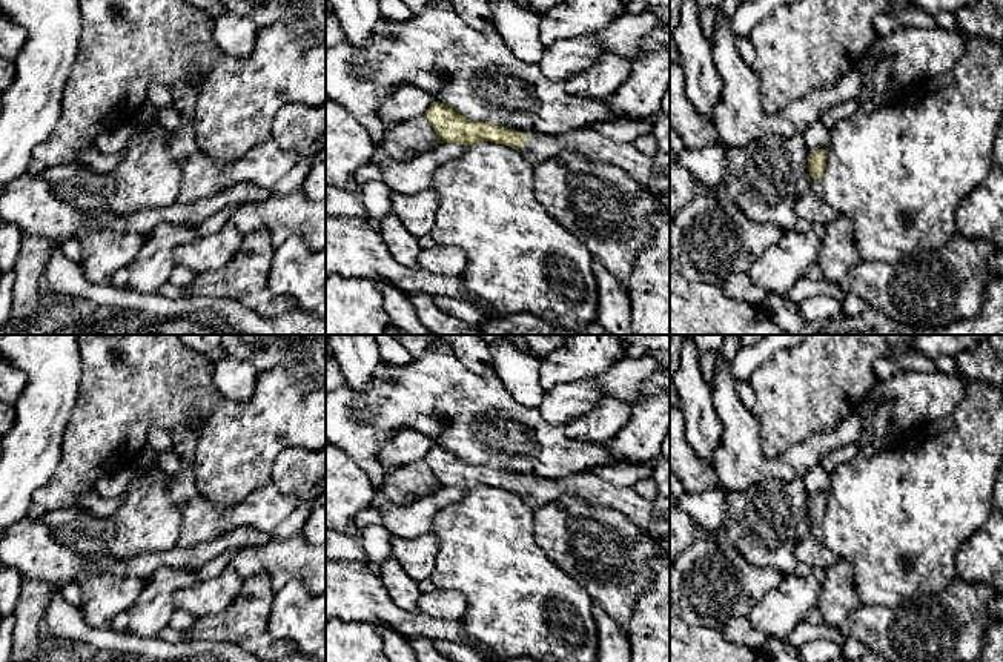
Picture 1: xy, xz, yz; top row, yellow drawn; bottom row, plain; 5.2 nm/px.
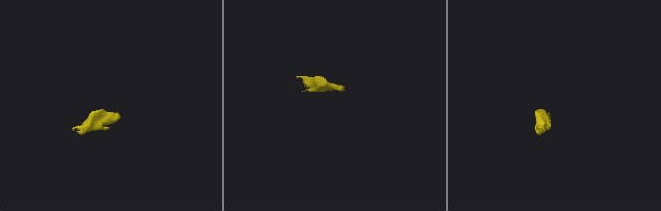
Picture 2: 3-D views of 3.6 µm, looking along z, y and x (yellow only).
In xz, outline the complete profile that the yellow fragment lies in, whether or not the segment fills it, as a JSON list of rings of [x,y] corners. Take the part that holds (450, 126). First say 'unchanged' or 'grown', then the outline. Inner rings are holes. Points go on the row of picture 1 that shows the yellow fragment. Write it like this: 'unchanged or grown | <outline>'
grown | [[[433,101],[425,118],[439,143],[472,146],[478,141],[505,144],[521,152],[533,166],[564,152],[578,152],[596,163],[608,163],[628,172],[636,183],[659,195],[670,187],[670,174],[656,169],[654,155],[637,151],[633,143],[607,138],[593,129],[576,129],[561,135],[544,135],[528,129],[507,129],[472,121],[449,106]]]

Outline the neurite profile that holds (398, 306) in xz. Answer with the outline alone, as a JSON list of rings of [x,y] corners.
[[[375,278],[375,281],[382,293],[390,324],[399,327],[406,335],[430,335],[419,321],[407,293],[384,280]]]

